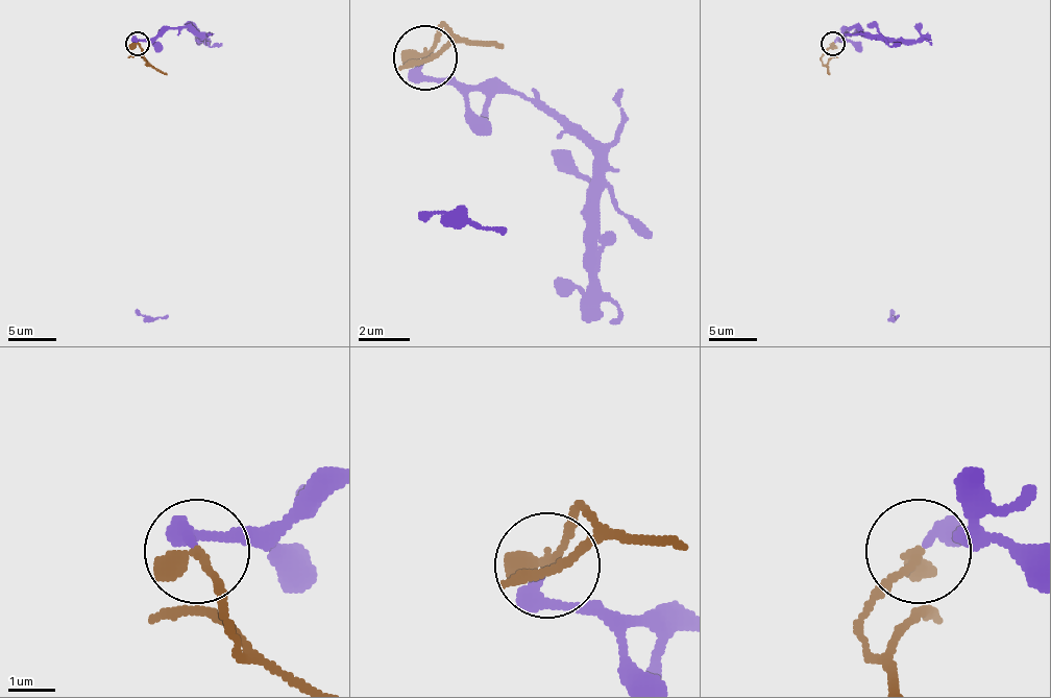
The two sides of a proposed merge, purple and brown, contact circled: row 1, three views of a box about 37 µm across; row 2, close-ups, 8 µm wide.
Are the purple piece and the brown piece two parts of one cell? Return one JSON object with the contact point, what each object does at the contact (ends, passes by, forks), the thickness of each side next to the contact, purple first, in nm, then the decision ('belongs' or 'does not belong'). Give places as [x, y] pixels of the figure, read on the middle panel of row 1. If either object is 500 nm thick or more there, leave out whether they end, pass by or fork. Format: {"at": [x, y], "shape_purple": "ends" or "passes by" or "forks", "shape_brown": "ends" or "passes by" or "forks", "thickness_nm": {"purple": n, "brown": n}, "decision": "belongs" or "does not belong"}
{"at": [425, 57], "shape_purple": "ends", "shape_brown": "ends", "thickness_nm": {"purple": 340, "brown": 420}, "decision": "does not belong"}

